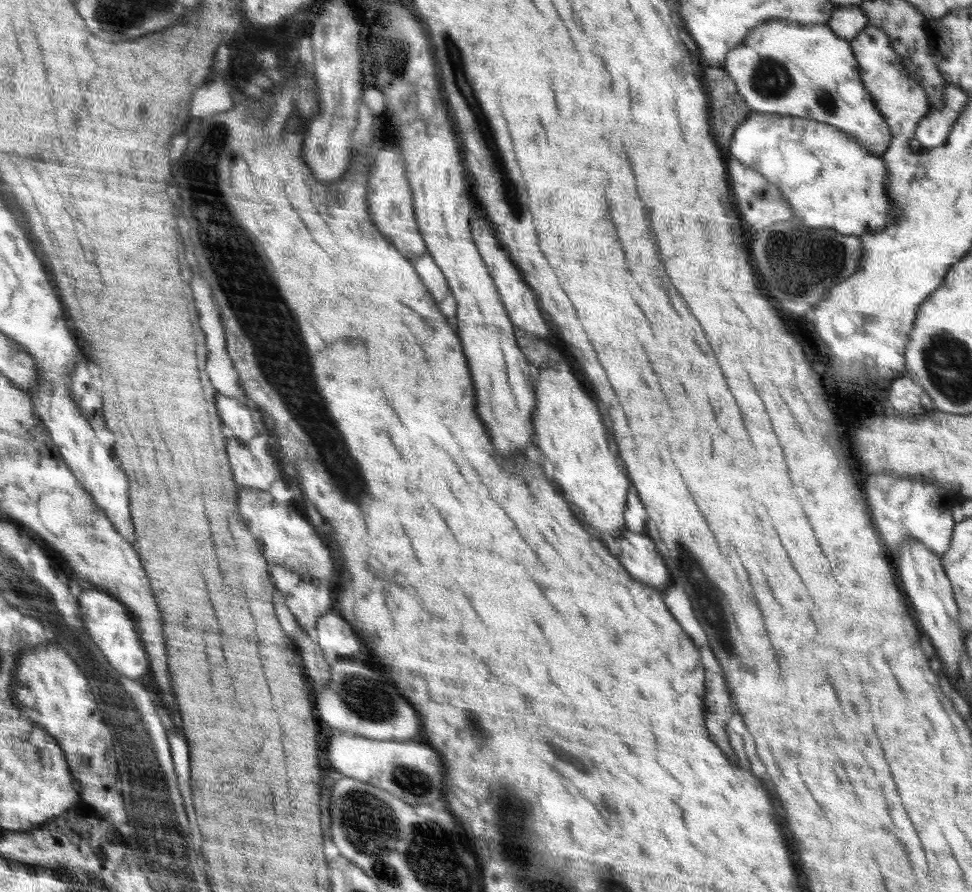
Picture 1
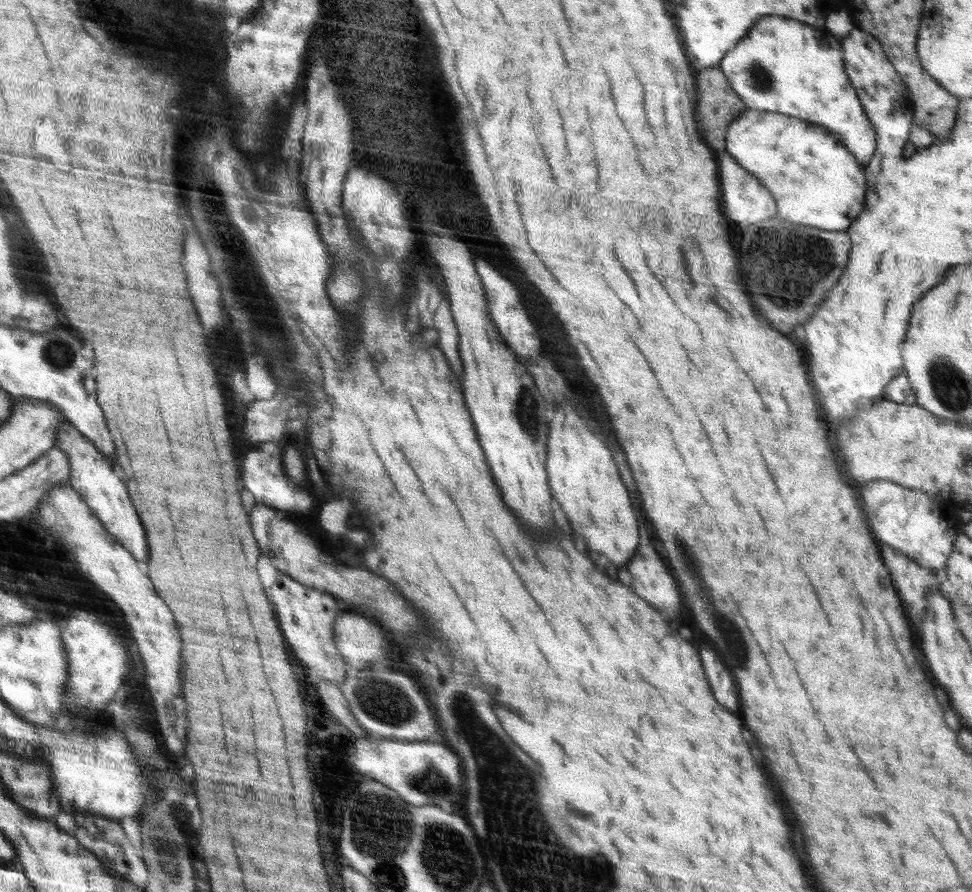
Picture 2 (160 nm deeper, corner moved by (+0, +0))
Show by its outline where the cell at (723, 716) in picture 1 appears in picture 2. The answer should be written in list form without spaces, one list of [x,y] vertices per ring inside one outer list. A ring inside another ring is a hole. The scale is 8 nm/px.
[[[708,644],[700,646],[700,658],[702,658],[702,666],[706,672],[706,678],[712,686],[714,698],[730,712],[740,710],[738,706],[738,688],[732,682],[730,672],[726,670],[722,658],[716,654],[716,650],[712,650]]]

